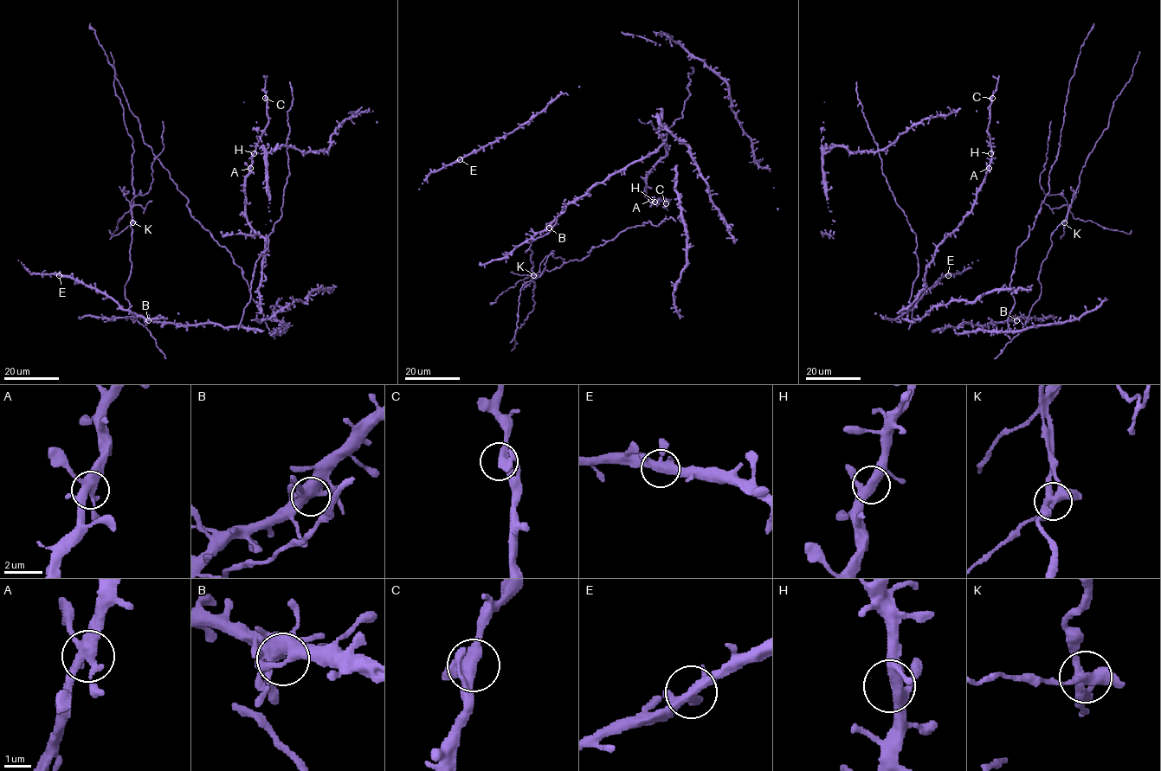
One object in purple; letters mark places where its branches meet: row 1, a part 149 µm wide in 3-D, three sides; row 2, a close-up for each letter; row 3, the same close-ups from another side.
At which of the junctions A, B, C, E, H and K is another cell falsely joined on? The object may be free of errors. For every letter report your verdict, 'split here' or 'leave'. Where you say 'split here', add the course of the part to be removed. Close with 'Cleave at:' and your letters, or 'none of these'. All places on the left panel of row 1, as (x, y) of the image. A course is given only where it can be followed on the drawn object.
A: leave
B: leave
C: leave
E: leave
H: leave
K: split here; course (132, 223), (132, 200), (150, 189), (151, 163), (164, 147), (162, 121)
Cleave at: K

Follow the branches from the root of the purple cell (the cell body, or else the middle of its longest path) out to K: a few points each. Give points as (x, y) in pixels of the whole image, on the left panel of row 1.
K: (146, 319), (145, 326), (136, 319), (125, 294), (125, 285), (132, 270), (132, 223)

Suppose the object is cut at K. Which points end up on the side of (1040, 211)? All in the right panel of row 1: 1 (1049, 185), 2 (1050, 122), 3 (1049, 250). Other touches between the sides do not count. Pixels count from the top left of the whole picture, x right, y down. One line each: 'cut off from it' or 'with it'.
1: with it
2: cut off from it
3: with it

